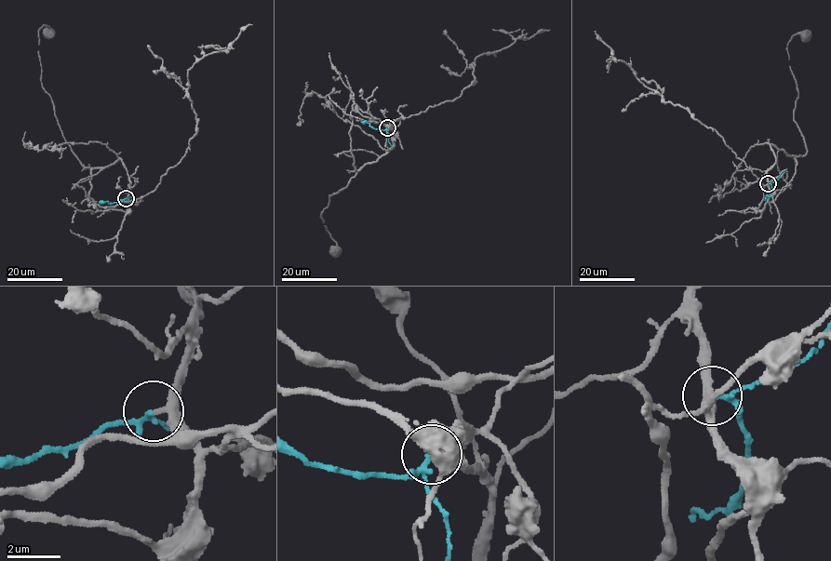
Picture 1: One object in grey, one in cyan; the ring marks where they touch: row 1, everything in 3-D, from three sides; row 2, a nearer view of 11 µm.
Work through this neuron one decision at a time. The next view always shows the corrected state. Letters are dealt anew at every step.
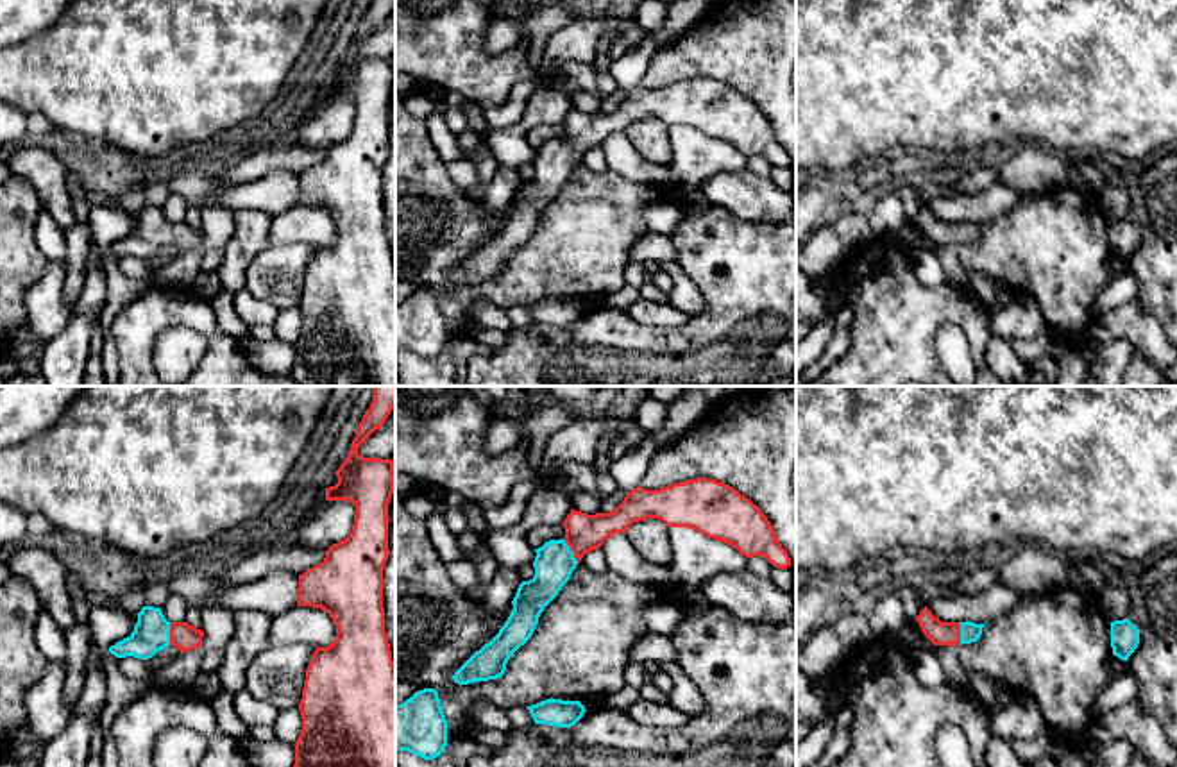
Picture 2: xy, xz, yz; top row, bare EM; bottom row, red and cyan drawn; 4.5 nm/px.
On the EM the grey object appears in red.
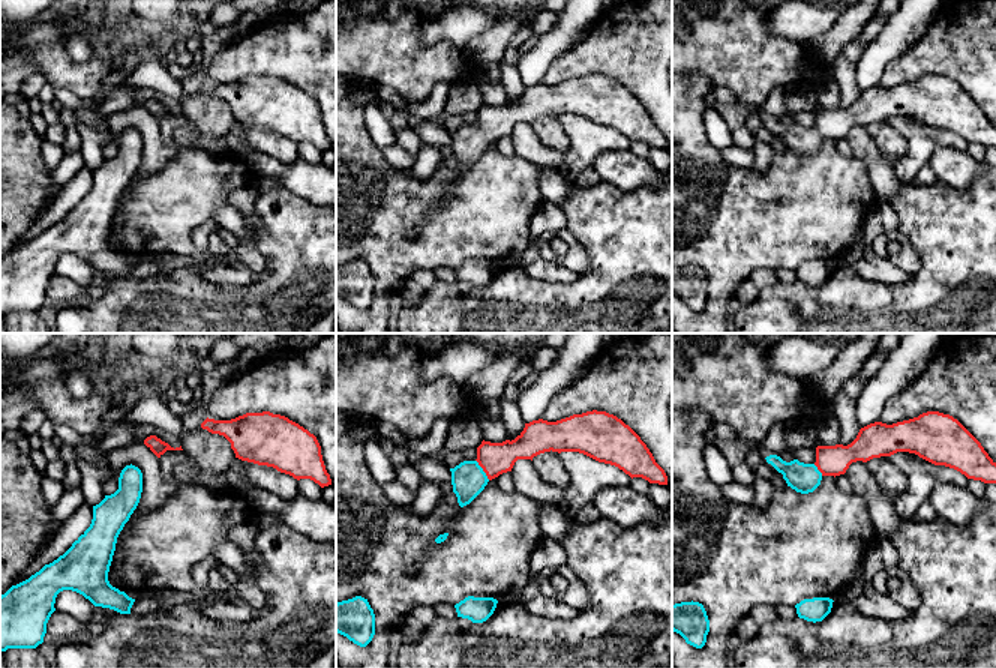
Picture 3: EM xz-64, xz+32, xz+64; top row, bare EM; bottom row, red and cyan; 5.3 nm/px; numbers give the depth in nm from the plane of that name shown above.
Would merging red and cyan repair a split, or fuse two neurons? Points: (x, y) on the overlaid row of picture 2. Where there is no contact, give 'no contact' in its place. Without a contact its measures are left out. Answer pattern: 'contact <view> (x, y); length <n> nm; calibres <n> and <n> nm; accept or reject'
contact xz (571, 549); length 130 nm; calibres 170 and 180 nm; accept

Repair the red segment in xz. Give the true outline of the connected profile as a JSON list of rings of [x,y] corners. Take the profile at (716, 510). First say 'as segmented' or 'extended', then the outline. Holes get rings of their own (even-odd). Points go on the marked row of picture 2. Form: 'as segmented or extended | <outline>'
extended | [[[698,477],[660,490],[637,486],[610,513],[571,510],[563,520],[565,538],[535,549],[535,576],[522,581],[512,601],[513,610],[499,633],[476,651],[453,676],[454,683],[497,679],[510,656],[524,645],[544,608],[569,581],[581,558],[633,522],[658,518],[667,527],[689,527],[737,549],[742,556],[762,556],[776,569],[791,567],[791,558],[757,504],[716,479]]]

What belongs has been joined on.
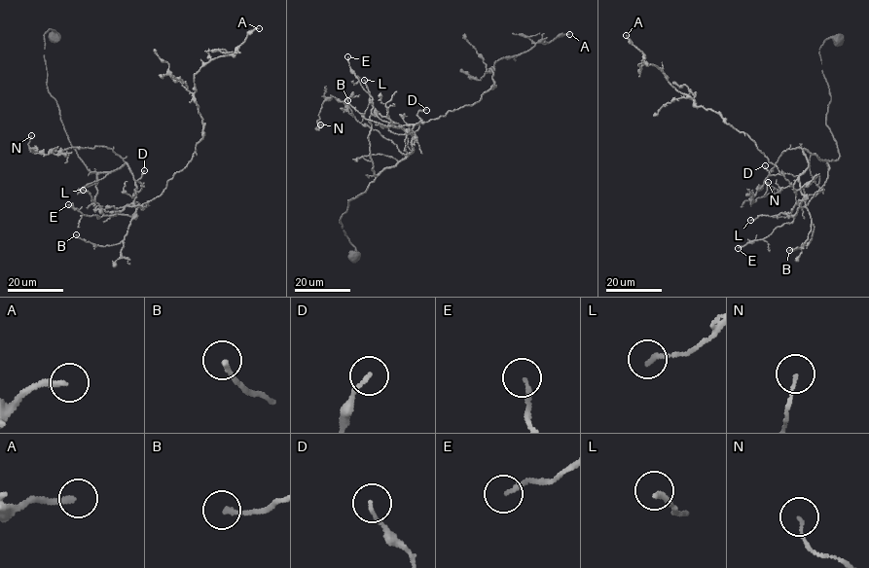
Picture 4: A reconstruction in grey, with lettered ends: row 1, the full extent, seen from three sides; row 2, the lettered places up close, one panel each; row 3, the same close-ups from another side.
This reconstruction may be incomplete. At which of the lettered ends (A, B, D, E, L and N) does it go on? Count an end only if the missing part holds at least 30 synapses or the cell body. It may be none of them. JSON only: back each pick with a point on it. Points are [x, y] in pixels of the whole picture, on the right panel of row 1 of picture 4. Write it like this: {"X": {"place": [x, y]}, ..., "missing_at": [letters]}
{"A": {"place": [626, 35]}, "missing_at": ["A"]}

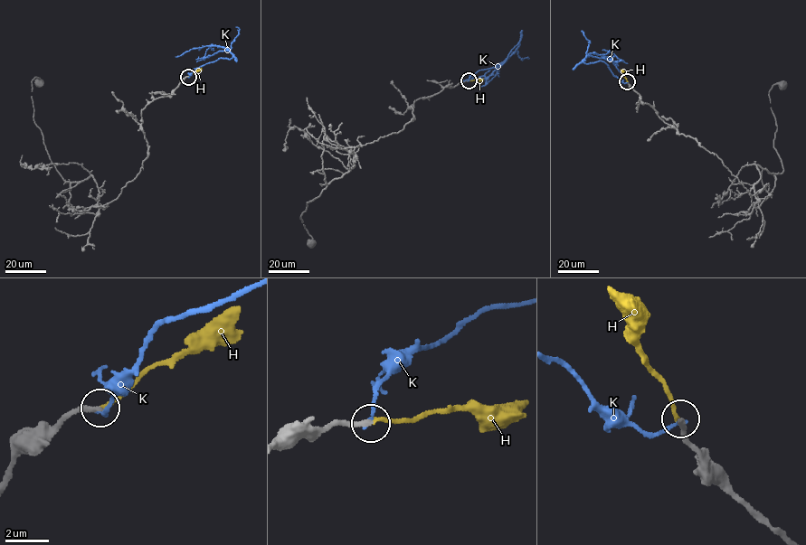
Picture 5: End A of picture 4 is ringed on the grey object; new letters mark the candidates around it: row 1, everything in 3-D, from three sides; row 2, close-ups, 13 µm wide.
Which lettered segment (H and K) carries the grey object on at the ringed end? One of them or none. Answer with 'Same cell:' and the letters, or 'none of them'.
Same cell: H

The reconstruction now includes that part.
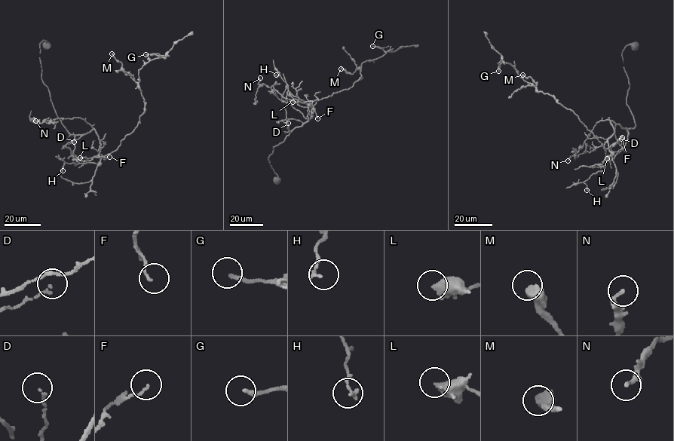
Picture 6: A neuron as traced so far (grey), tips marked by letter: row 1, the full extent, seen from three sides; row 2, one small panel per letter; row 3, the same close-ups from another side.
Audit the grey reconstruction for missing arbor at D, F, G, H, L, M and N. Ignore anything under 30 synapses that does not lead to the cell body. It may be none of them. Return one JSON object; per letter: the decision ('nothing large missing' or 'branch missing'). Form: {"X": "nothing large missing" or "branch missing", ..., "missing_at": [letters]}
{"D": "nothing large missing", "F": "nothing large missing", "G": "nothing large missing", "H": "nothing large missing", "L": "nothing large missing", "M": "nothing large missing", "N": "nothing large missing", "missing_at": []}

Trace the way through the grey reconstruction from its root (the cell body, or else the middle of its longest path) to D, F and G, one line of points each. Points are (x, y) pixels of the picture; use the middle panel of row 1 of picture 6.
D: (276, 181), (277, 175), (268, 159), (273, 146), (283, 142), (303, 123), (293, 118), (282, 120), (288, 123)
F: (276, 181), (277, 175), (268, 159), (273, 146), (283, 142), (293, 130), (311, 117), (310, 104), (317, 118)
G: (276, 181), (268, 159), (273, 146), (311, 117), (314, 101), (352, 87), (361, 64), (385, 53), (372, 46)

